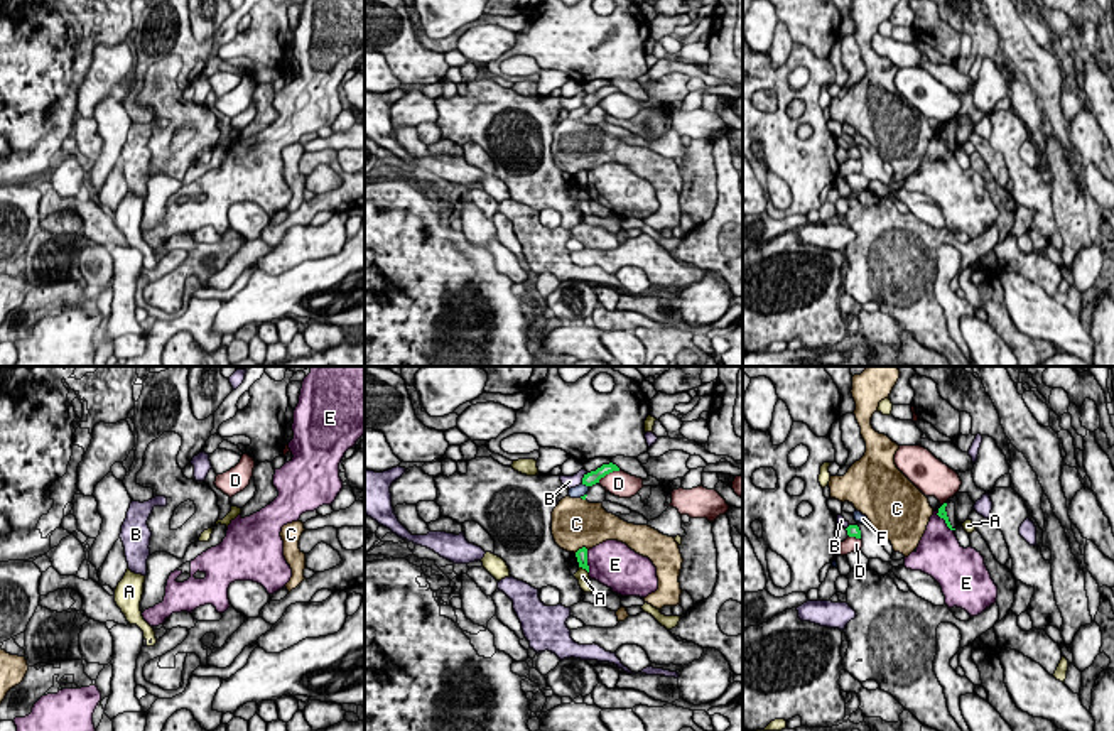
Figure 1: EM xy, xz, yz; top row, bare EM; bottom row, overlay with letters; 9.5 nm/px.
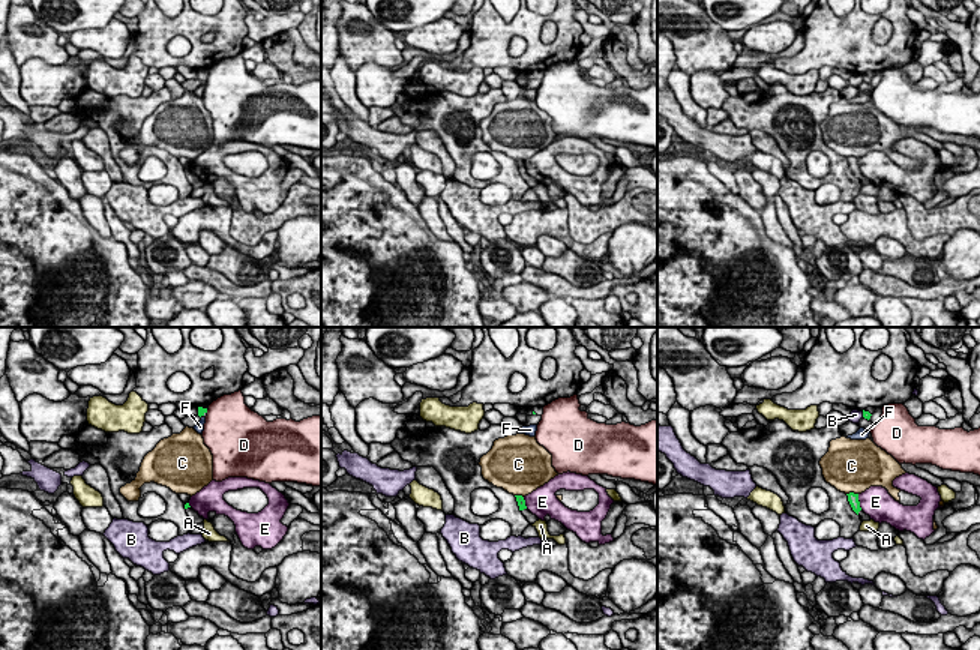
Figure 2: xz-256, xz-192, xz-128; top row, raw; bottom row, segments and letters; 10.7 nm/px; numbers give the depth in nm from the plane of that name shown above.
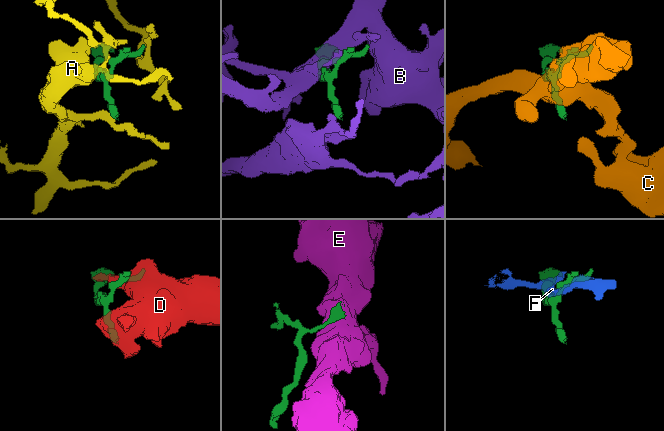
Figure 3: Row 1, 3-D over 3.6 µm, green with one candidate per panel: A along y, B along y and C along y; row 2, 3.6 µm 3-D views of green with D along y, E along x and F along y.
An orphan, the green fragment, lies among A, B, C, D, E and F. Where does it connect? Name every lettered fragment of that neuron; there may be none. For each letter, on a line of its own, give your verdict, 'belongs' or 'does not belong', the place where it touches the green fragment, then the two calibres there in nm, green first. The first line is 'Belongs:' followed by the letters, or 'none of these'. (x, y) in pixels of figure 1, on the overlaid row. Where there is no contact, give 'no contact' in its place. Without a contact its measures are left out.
Belongs: none of these
A: does not belong; contact xz (584, 568); calibres 120 and 130 nm
B: does not belong; contact xz (583, 478); calibres 130 and 130 nm
C: does not belong; contact xz (583, 547); calibres 120 and 460 nm
D: does not belong; contact xz (608, 473); calibres 130 and 240 nm
E: does not belong; contact xz (586, 561); calibres 120 and 420 nm
F: does not belong; contact xz (586, 485); calibres 130 and 120 nm

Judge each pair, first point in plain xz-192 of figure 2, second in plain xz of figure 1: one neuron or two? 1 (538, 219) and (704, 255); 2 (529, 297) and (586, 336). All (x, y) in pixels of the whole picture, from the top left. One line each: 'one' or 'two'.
1: two
2: one

